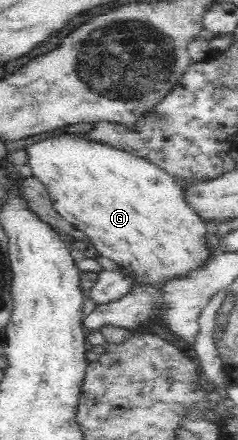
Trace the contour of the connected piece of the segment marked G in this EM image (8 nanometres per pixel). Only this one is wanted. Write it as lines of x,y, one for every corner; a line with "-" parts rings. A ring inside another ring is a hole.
63,132
63,134
55,134
43,140
37,140
33,144
23,148
26,154
26,164
31,168
32,176
43,183
47,189
51,200
53,201
54,209
74,227
85,232
86,236
92,242
94,248
100,253
100,256
105,256
116,262
119,266
124,266
127,271
133,271
137,275
138,283
159,284
166,281
168,278
184,275
186,272
193,270
199,266
204,260
207,260
211,254
206,251
204,245
204,234
210,229
209,225
205,225
201,216
187,204
182,191
181,183
175,177
171,176
164,168
145,159
145,157
137,156
126,149
120,149
108,145
100,140
93,139
79,132

